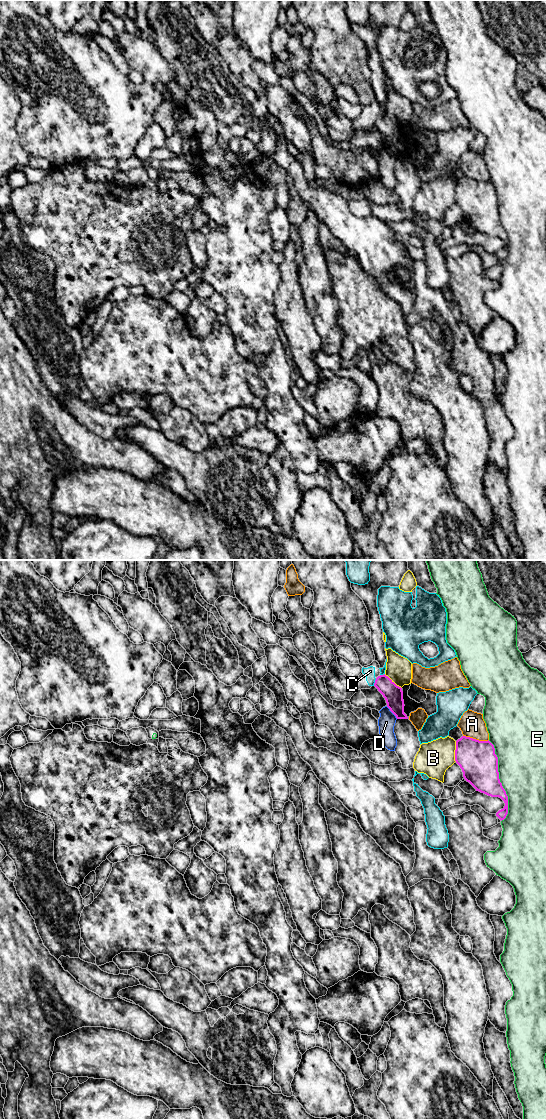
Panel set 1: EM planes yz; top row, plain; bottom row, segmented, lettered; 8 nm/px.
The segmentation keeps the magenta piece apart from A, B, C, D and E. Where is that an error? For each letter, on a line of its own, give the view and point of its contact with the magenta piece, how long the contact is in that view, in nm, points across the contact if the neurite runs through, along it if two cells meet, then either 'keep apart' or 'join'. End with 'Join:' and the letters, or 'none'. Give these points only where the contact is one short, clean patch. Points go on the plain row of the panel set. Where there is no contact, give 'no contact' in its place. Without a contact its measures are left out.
A: meets magenta in yz at (475, 179); contact 220 nm long; keep apart
B: meets magenta in yz at (455, 191); contact 170 nm long; keep apart
C: meets magenta in yz at (375, 122); contact 70 nm long; keep apart
D: meets magenta in yz at (391, 151); contact 140 nm long; border along yz (386, 146), (397, 158); keep apart
E: meets magenta in yz at (499, 221); contact 650 nm long; keep apart
Join: none

